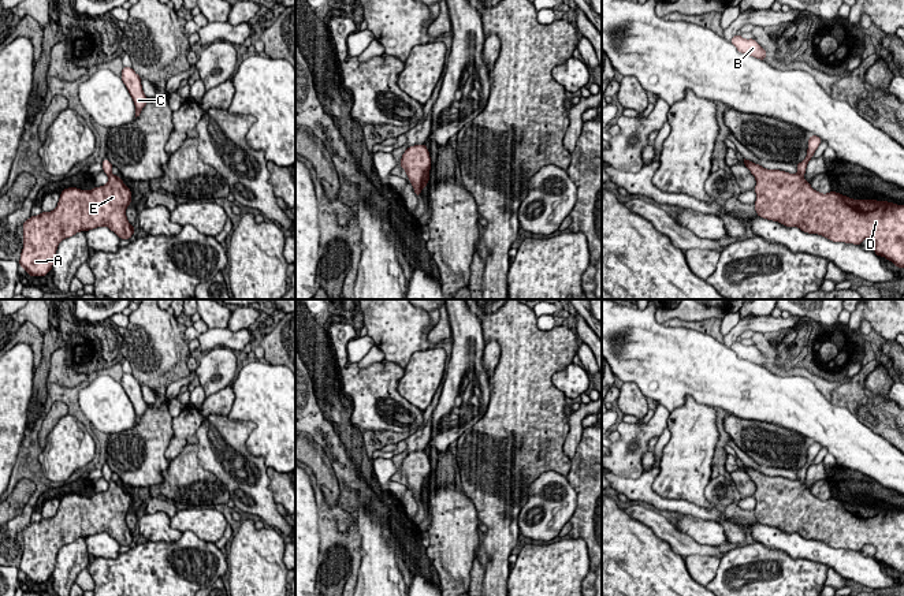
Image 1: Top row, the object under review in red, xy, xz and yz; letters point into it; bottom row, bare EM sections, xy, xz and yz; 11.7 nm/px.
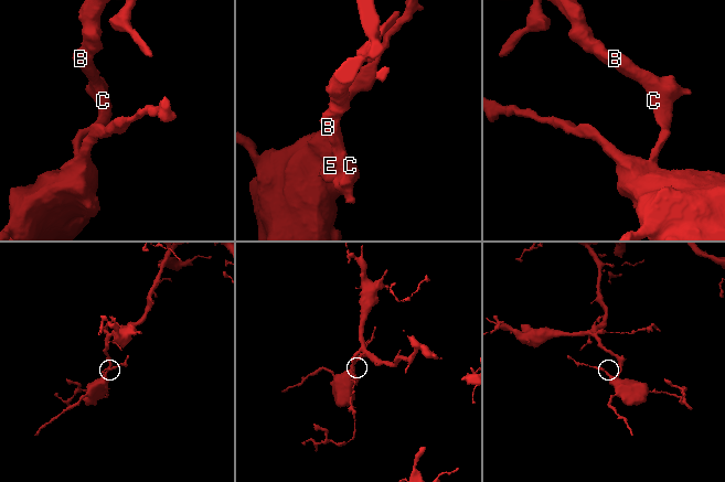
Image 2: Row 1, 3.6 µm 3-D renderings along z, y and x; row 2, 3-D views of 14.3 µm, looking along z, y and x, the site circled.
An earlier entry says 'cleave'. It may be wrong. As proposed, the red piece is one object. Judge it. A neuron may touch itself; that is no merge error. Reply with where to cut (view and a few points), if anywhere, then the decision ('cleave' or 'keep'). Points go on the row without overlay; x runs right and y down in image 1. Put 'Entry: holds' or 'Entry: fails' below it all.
cut in yz along (798, 480), (802, 483); cleave
Entry: holds

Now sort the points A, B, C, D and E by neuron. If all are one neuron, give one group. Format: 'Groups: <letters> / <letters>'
Groups: A D E / B C

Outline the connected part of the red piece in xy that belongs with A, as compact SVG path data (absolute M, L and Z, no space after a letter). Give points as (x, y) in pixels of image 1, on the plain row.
M115 481L108 483L107 491L93 496L64 495L55 517L30 522L23 528L19 571L30 584L46 582L63 545L103 532L120 545L130 545L135 540L126 524L130 510L131 496Z

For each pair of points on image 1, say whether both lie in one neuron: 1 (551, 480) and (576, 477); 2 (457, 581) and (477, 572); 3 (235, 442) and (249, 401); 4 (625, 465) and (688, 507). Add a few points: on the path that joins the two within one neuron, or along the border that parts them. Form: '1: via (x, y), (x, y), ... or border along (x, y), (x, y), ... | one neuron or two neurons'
1: border along (565, 476), (576, 492), (576, 502) | two neurons
2: border along (476, 555), (469, 581) | two neurons
3: border along (226, 416), (255, 424), (246, 440), (250, 453) | two neurons
4: border along (643, 469), (636, 477), (616, 475) | two neurons

